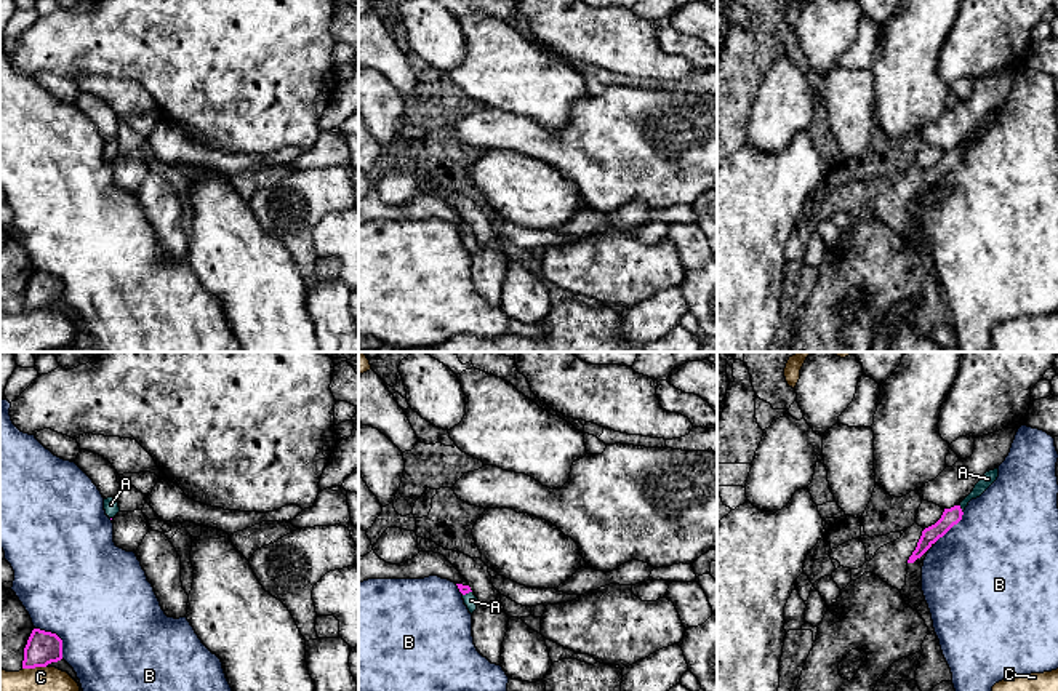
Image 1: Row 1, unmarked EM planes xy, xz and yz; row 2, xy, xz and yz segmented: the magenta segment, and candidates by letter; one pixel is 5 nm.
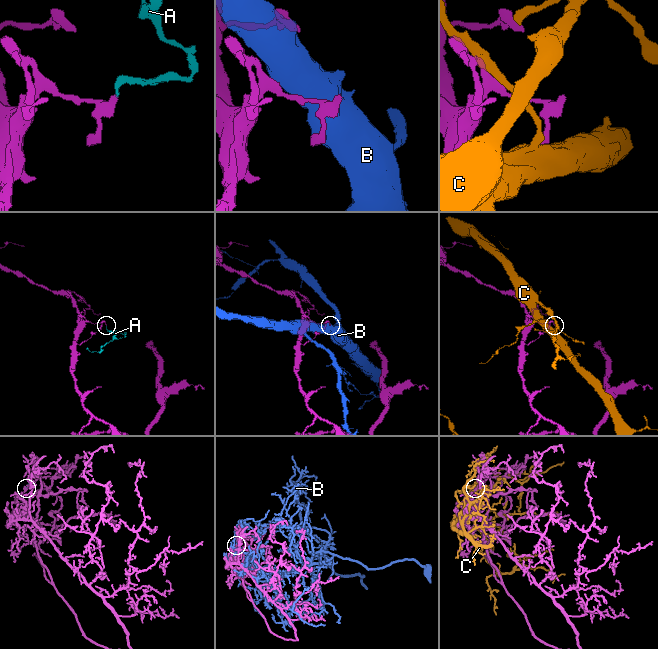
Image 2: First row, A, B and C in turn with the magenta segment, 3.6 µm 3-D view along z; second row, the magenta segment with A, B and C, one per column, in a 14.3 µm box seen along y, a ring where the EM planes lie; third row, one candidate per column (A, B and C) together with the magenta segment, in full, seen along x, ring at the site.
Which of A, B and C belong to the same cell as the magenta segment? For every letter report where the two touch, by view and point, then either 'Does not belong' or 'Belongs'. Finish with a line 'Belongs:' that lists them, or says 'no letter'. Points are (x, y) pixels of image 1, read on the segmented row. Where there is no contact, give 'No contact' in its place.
A: Touches magenta at yz (961, 509). Belongs
B: Touches magenta at xy (58, 637). Does not belong
C: Touches magenta at xy (34, 667). Does not belong
Belongs: A

